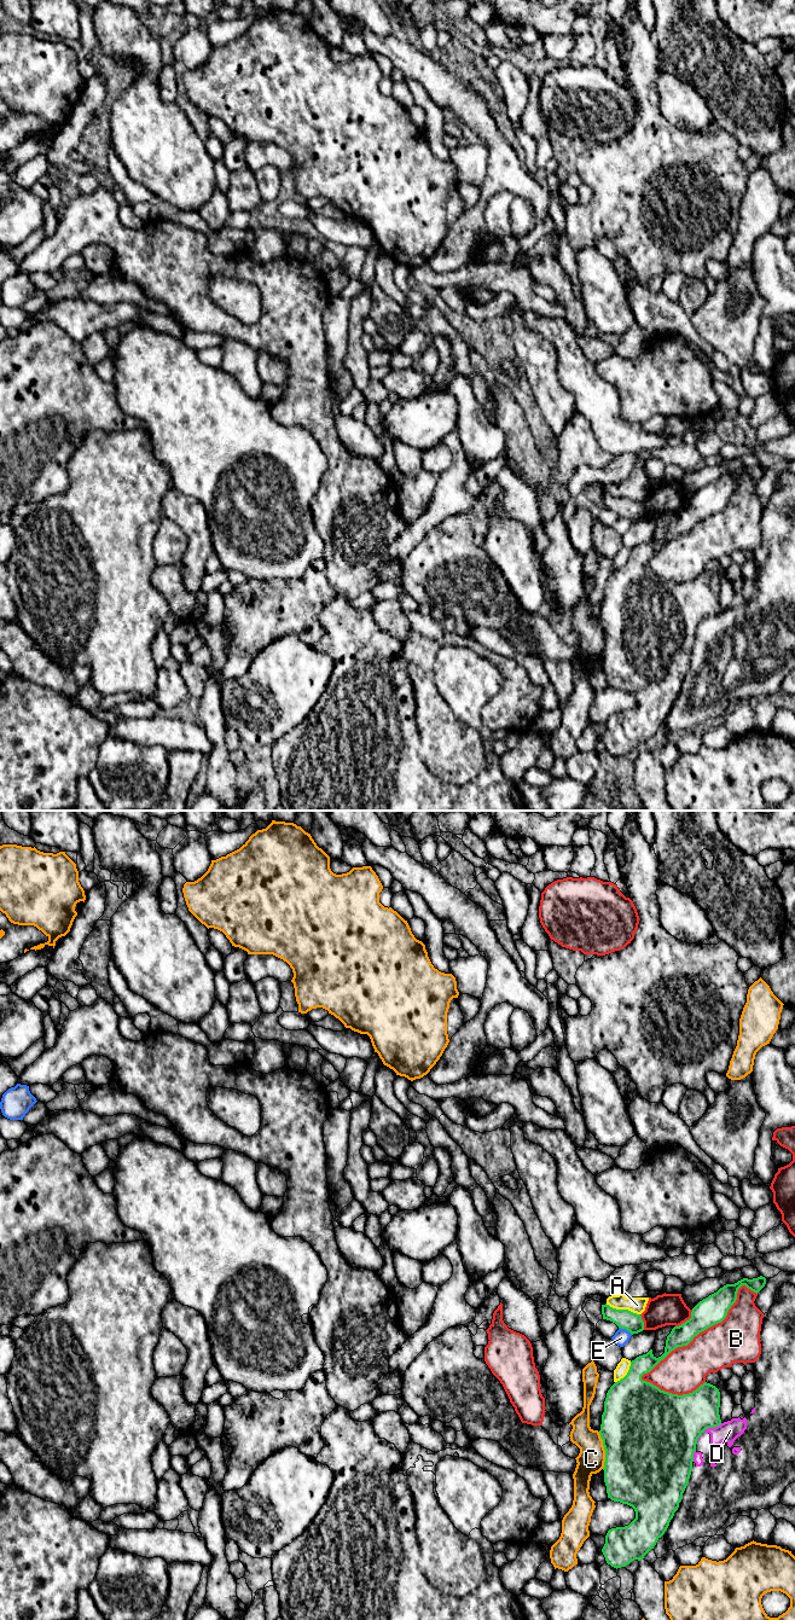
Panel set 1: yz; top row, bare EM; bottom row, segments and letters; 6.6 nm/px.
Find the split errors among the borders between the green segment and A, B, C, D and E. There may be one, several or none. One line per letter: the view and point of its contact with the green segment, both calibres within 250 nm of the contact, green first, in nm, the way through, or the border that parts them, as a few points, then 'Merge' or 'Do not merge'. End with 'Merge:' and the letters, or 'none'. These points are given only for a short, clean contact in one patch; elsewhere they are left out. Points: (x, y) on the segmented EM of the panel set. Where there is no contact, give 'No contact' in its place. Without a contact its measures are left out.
A: Touches green at yz (622, 1310). Thickness 130 nm (green) against 110 nm. Do not merge
B: Touches green at yz (704, 1329). Thickness 190 nm (green) against 300 nm. Do not merge
C: Touches green at yz (604, 1449). Thickness 500 nm (green) against 180 nm. Do not merge
D: Touches green at yz (712, 1427). Thickness 380 nm (green) against 140 nm. Do not merge
E: Touches green at yz (626, 1329). Thickness 130 nm (green) against 100 nm. Do not merge
Merge: none

